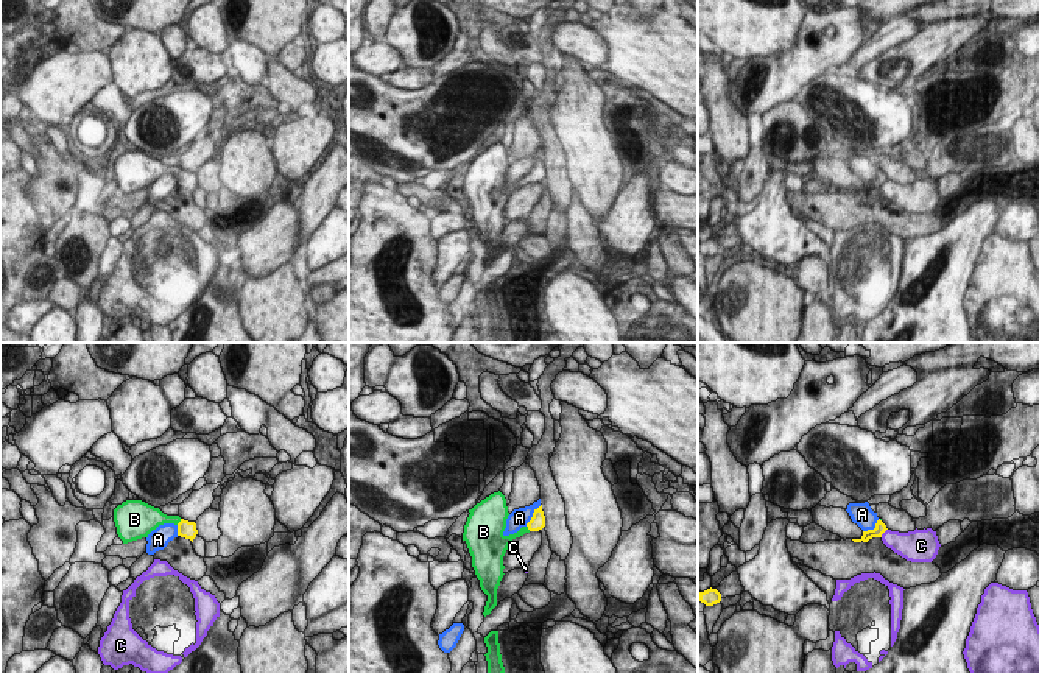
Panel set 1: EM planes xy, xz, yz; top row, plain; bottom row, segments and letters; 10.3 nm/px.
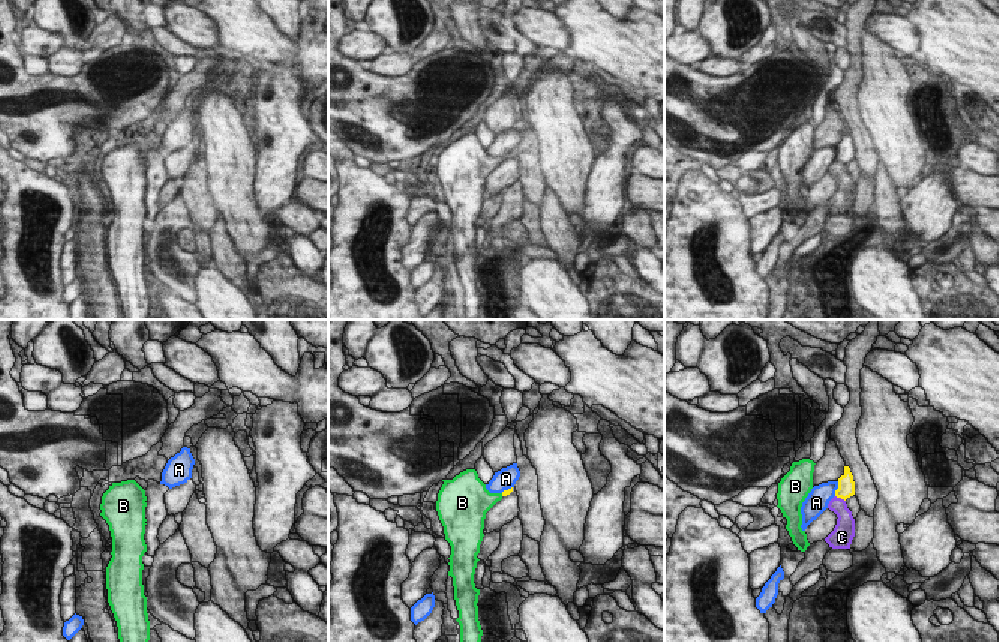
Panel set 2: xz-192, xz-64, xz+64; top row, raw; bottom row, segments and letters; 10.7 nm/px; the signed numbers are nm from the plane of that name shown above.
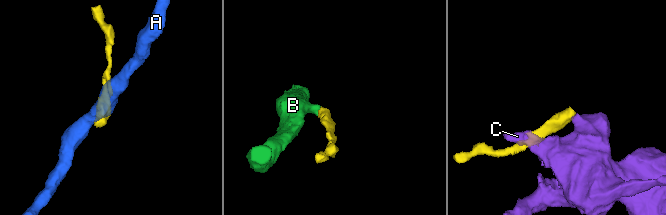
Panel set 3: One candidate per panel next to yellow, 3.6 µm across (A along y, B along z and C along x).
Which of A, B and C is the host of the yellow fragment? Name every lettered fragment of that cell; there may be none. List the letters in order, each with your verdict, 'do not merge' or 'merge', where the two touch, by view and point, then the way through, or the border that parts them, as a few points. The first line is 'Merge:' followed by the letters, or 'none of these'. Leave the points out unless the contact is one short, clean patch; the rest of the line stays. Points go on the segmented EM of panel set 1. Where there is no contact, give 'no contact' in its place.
Merge: B
A: do not merge; contact xz (533, 516); border xz (541, 505), (525, 525)
B: merge; contact xy (179, 522); way xy (186, 528), (179, 522), (156, 517)
C: do not merge; contact yz (884, 532); border yz (887, 528), (880, 536)

